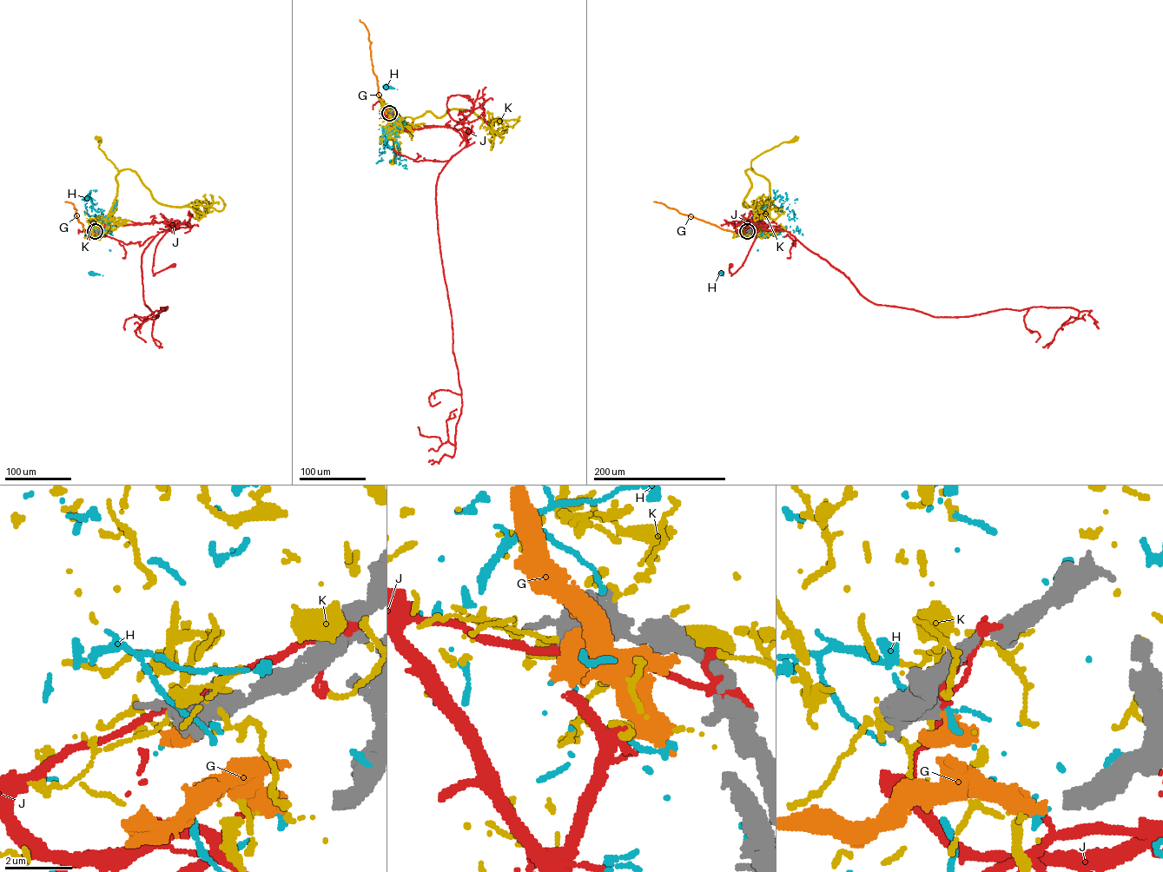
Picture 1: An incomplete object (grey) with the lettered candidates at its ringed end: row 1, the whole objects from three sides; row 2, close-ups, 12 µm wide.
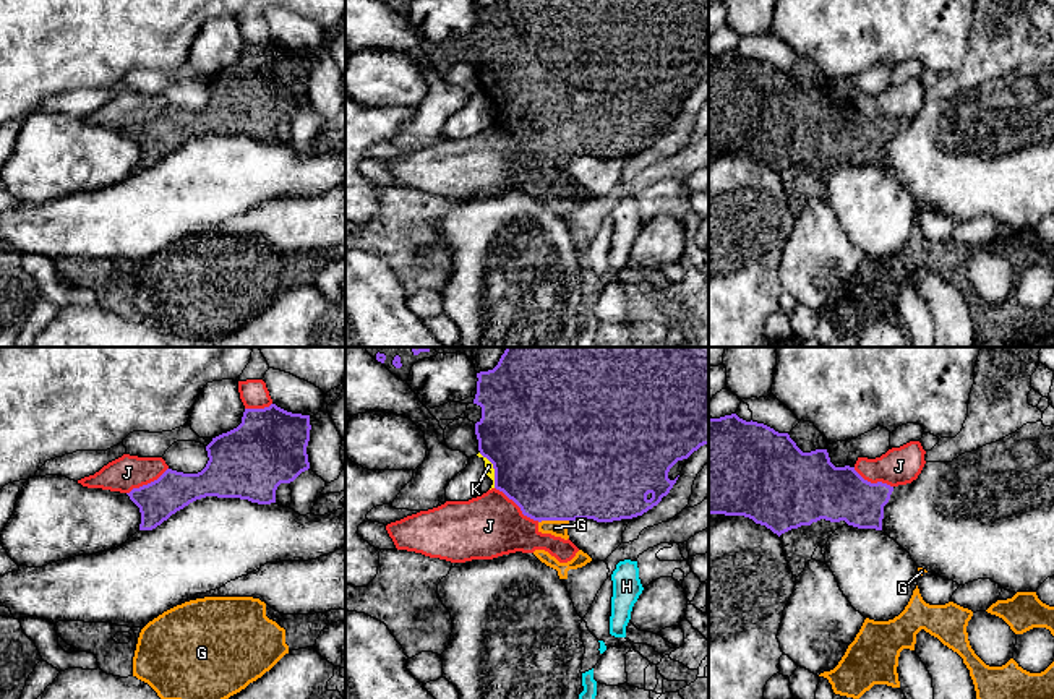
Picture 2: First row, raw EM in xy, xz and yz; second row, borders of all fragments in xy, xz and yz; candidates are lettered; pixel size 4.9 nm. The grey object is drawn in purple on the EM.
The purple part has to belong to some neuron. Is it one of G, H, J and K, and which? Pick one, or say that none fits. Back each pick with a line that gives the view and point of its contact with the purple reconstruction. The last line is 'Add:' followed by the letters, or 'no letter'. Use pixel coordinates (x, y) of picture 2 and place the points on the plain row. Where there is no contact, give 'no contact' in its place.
G: meets purple in xz at (553, 156)
Add: G

